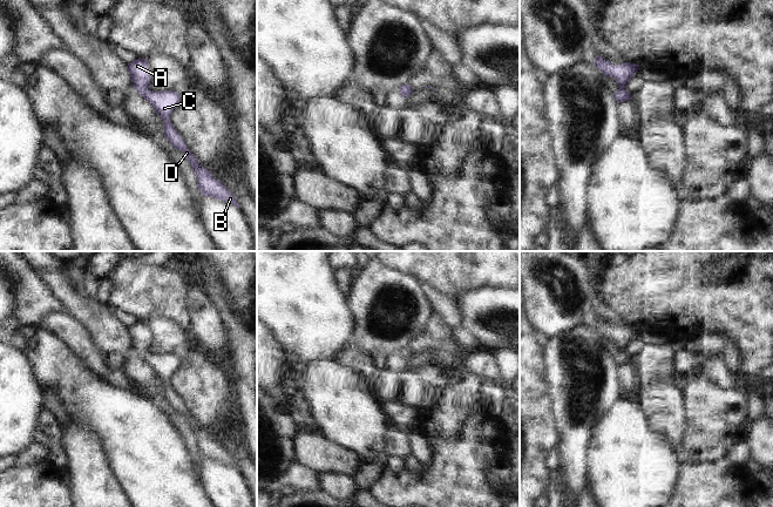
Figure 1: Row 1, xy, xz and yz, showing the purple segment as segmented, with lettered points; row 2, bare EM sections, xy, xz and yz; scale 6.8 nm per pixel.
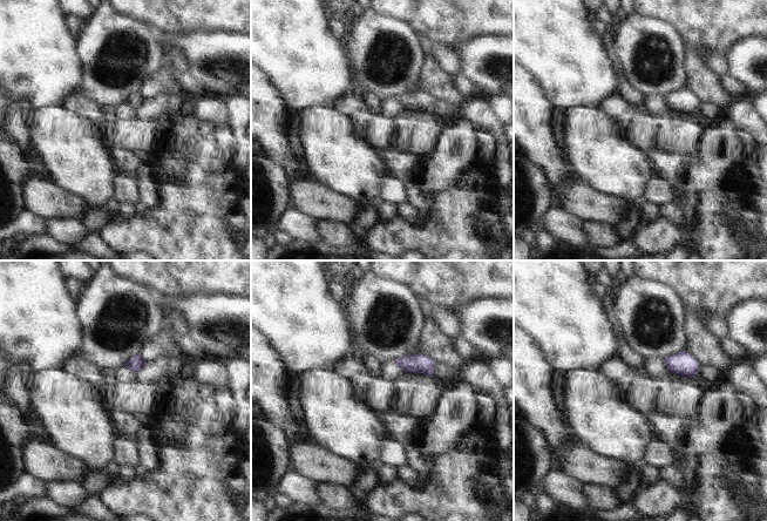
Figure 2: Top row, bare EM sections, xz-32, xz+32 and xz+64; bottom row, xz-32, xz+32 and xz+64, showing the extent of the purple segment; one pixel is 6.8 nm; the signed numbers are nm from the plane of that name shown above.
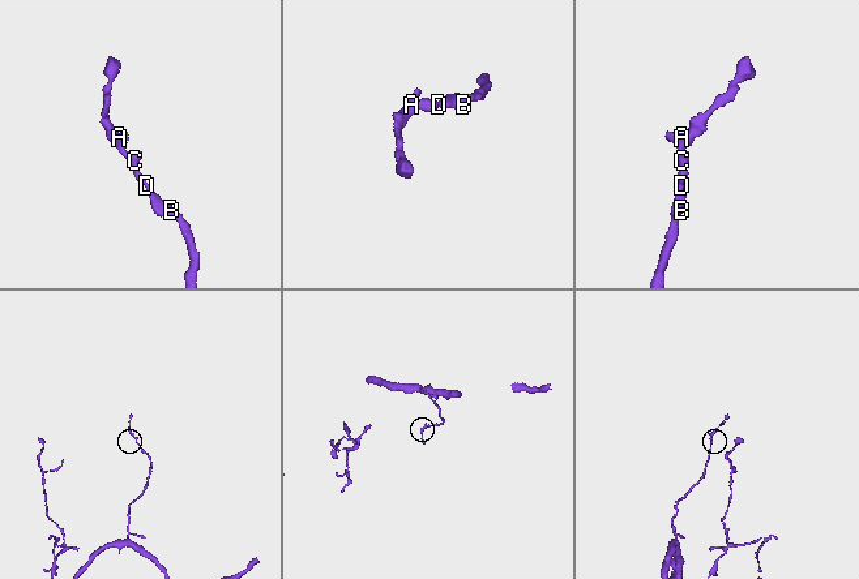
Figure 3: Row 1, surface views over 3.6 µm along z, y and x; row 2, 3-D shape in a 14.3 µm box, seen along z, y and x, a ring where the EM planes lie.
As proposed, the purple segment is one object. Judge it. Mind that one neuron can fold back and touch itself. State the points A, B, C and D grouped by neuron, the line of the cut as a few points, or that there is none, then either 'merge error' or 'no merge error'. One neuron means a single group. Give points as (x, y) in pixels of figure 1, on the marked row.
A B C D | no cut | no merge error

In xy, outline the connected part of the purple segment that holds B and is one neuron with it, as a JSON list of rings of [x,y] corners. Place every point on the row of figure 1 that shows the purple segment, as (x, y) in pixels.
[[[135,59],[133,62],[128,63],[127,69],[130,74],[133,87],[151,104],[154,110],[163,120],[164,135],[169,143],[176,149],[182,150],[187,156],[196,175],[201,194],[203,196],[231,203],[239,209],[236,197],[228,190],[222,181],[216,180],[210,170],[199,164],[196,156],[187,148],[183,138],[174,128],[170,121],[170,115],[179,102],[179,95],[172,90],[152,92],[149,89],[151,83],[151,70],[145,59]]]

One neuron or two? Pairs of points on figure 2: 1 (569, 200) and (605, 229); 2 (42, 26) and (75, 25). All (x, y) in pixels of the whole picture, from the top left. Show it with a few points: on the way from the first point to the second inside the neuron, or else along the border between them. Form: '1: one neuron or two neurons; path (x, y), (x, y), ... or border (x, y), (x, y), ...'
1: two neurons; border (584, 220), (596, 220), (613, 225)
2: two neurons; border (65, 15), (63, 24), (75, 39)

